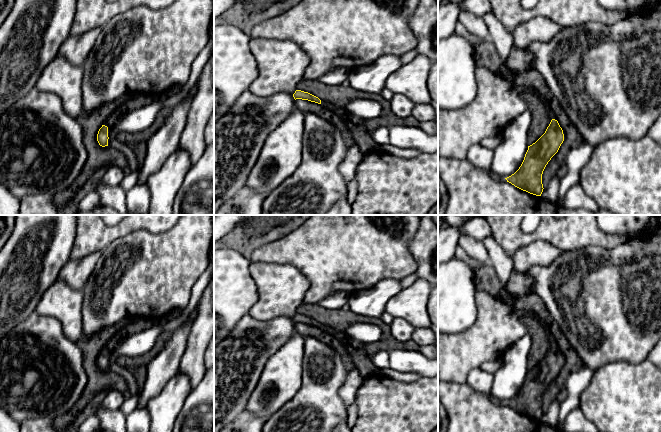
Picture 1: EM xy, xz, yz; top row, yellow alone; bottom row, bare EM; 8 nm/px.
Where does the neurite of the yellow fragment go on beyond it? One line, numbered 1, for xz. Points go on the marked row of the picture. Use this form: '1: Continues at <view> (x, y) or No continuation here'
1: Continues at xz (341, 111)

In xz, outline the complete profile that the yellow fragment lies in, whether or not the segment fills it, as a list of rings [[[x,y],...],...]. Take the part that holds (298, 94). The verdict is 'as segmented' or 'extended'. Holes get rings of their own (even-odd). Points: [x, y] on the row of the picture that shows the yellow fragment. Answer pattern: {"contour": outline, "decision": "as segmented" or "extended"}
{"contour": [[[296,90],[295,93],[293,94],[293,97],[294,97],[295,100],[296,99],[302,99],[302,100],[308,100],[308,101],[311,101],[311,102],[318,103],[322,107],[329,109],[334,114],[337,114],[342,118],[348,116],[348,112],[345,109],[345,107],[339,107],[339,106],[336,106],[334,104],[328,103],[327,101],[319,99],[318,97],[316,97],[316,96],[314,96],[314,95],[308,93],[308,92]]], "decision": "extended"}

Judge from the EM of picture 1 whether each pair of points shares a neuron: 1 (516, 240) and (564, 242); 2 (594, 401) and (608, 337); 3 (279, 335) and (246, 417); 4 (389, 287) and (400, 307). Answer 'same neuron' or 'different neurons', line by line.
1: same neuron
2: different neurons
3: different neurons
4: different neurons

